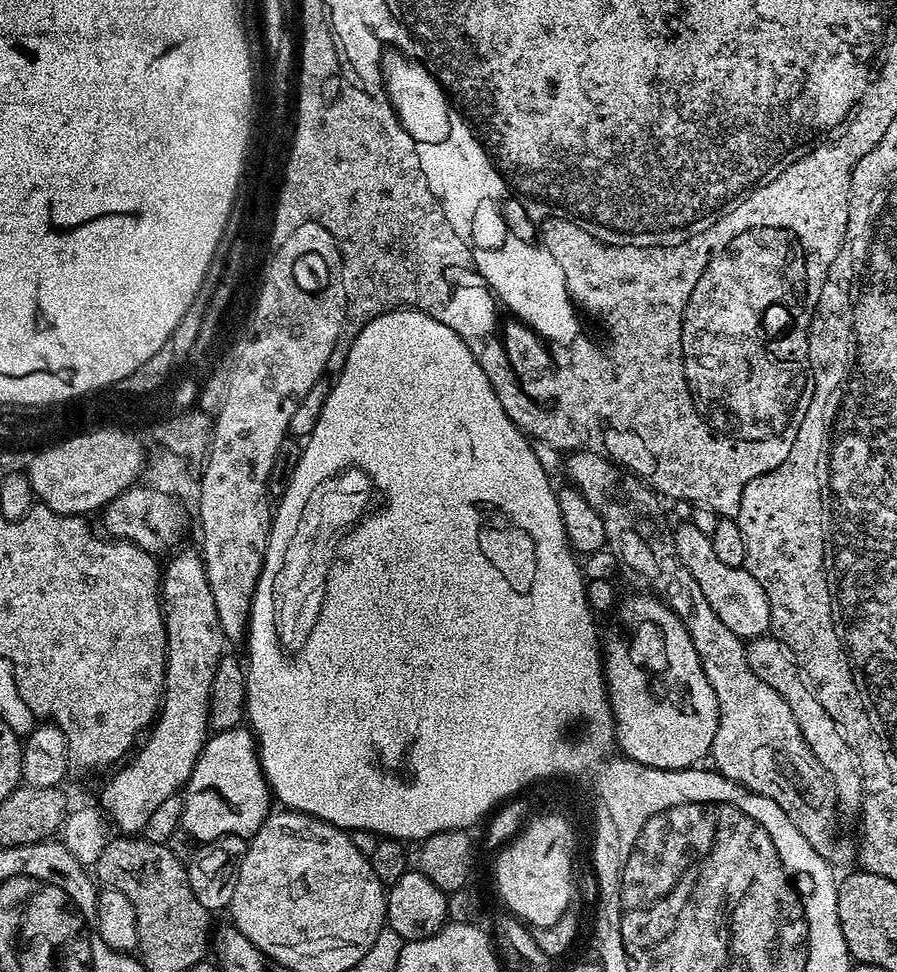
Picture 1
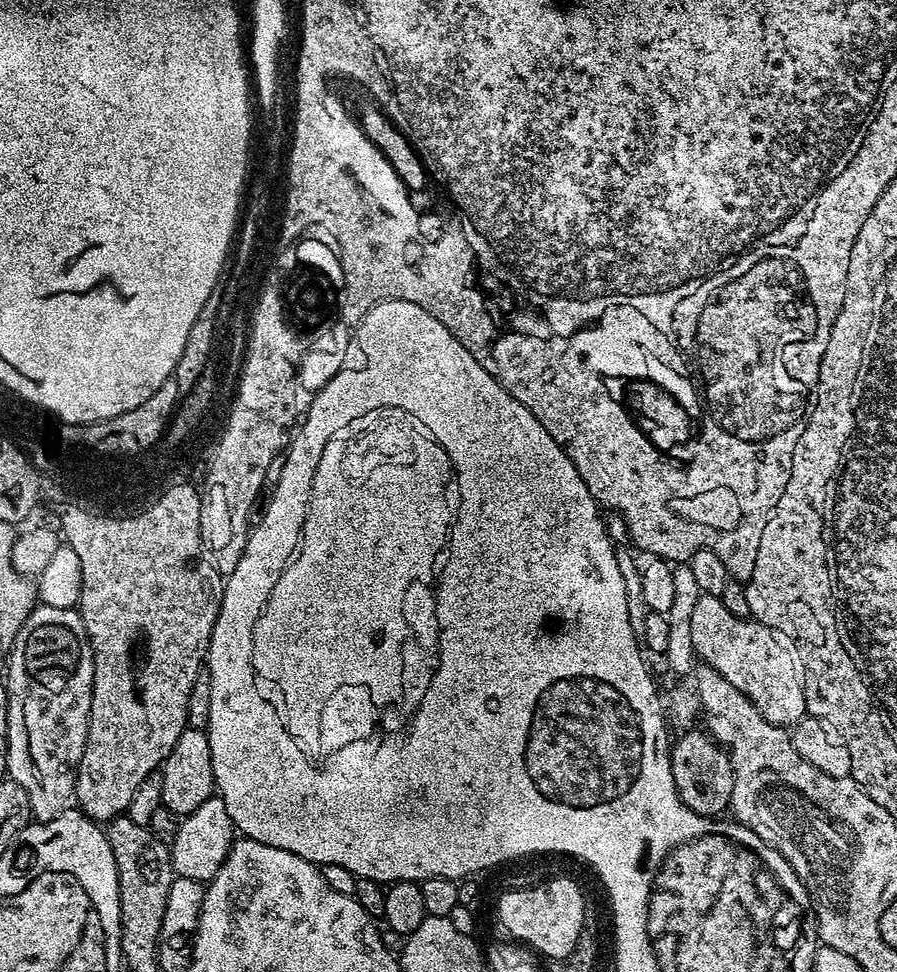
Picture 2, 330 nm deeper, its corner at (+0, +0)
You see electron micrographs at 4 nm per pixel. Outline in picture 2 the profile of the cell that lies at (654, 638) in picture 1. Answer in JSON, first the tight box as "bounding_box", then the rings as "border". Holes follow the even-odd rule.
{"bounding_box":[671,730,734,817],"border":[[[688,730],[683,733],[680,741],[671,745],[672,773],[674,774],[674,786],[686,806],[703,816],[719,817],[729,811],[732,795],[734,794],[734,774],[732,773],[732,763],[728,760],[727,751],[712,739],[711,735],[703,731]]]}

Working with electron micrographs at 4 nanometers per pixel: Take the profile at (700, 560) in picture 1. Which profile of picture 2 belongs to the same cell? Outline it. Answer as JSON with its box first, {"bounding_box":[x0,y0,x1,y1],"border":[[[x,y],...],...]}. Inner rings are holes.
{"bounding_box":[690,594,808,726],"border":[[[702,594],[690,617],[690,633],[695,655],[707,667],[722,674],[730,686],[738,686],[758,706],[762,718],[781,726],[791,726],[804,719],[808,711],[804,667],[800,665],[796,642],[787,632],[758,620],[735,617],[726,610],[719,595]]]}

